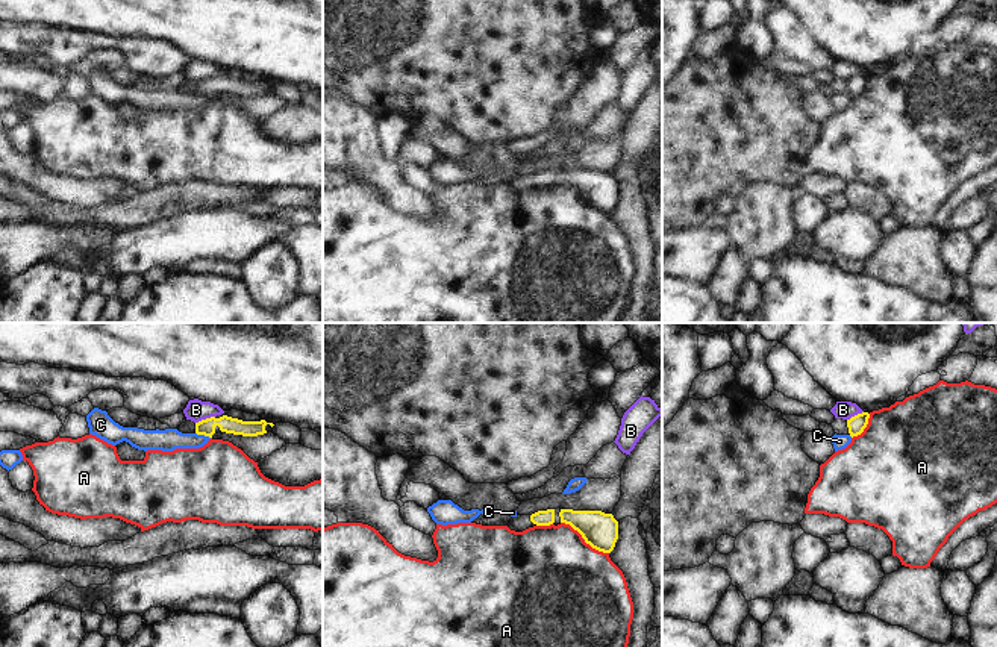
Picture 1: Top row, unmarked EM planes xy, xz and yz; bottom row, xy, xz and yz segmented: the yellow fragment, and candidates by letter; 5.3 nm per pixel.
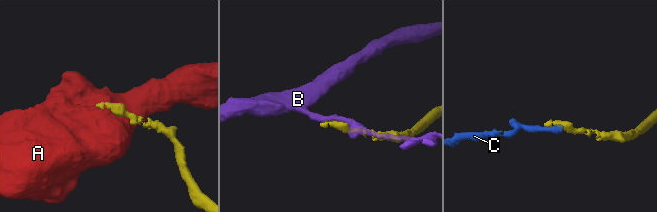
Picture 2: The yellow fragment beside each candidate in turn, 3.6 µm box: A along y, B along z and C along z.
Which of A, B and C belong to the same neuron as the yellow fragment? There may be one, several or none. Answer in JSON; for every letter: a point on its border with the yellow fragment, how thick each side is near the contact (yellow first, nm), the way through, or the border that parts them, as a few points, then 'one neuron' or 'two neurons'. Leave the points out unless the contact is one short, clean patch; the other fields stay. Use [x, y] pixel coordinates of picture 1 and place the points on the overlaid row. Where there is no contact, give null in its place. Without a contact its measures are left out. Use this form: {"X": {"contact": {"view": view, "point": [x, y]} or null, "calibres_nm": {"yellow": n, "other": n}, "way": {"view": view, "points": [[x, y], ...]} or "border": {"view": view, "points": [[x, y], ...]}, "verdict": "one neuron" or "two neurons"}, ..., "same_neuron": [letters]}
{"A": {"contact": {"view": "xz", "point": [584, 538]}, "calibres_nm": {"yellow": 190, "other": 480}, "verdict": "two neurons"}, "B": {"contact": {"view": "xy", "point": [205, 420]}, "calibres_nm": {"yellow": 90, "other": 120}, "border": {"view": "xy", "points": [[214, 415], [196, 423]]}, "verdict": "two neurons"}, "C": {"contact": {"view": "xy", "point": [203, 434]}, "calibres_nm": {"yellow": 90, "other": 120}, "border": {"view": "xy", "points": [[196, 432], [209, 438]]}, "verdict": "two neurons"}, "same_neuron": []}

